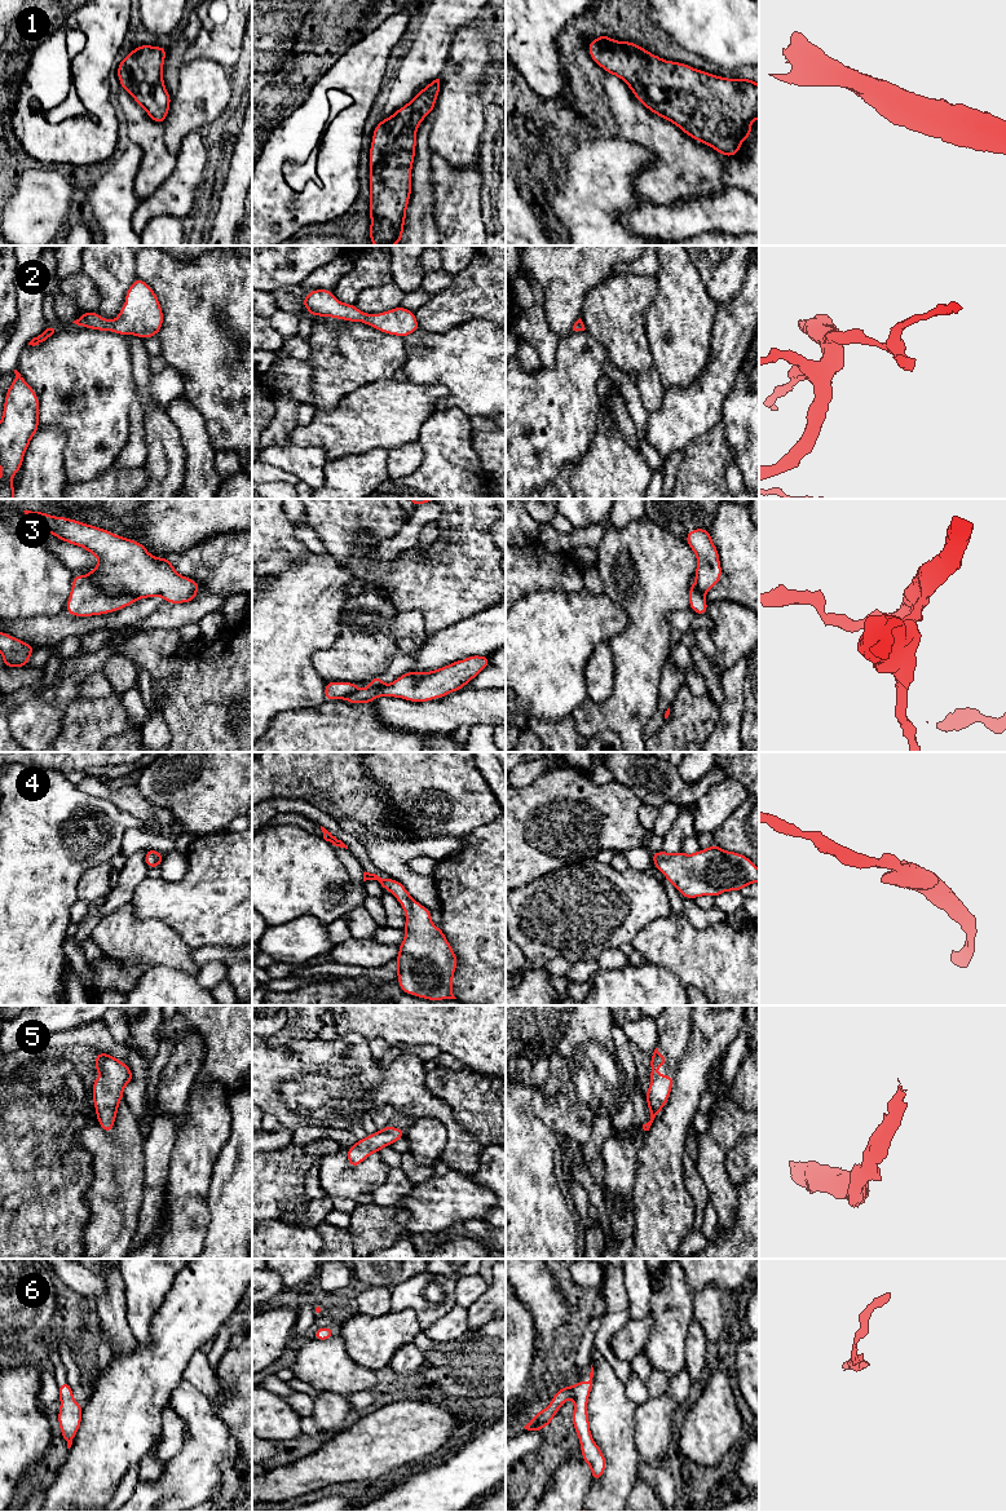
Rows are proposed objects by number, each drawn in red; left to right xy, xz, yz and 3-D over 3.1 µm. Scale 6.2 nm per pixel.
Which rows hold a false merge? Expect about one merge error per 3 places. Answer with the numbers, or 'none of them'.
3

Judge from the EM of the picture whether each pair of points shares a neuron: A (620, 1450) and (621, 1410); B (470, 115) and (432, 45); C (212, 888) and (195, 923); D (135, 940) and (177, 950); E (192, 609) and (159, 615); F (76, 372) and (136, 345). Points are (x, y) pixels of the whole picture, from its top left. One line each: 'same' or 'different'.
A: same
B: different
C: same
D: same
E: same
F: different

